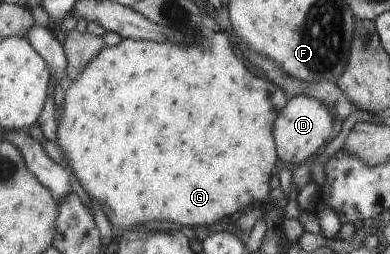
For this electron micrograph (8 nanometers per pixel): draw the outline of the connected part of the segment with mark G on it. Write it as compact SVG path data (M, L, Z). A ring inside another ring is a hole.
M222 31L202 33L197 41L188 44L174 41L143 41L122 39L115 46L104 46L80 72L78 78L64 88L62 113L56 130L56 143L64 154L72 175L76 176L86 194L100 205L114 232L142 226L148 220L164 220L178 226L194 227L210 225L250 206L252 202L265 202L274 208L274 200L268 195L268 180L276 166L275 142L272 142L272 122L287 104L287 97L276 85L251 73L234 55L227 35Z

